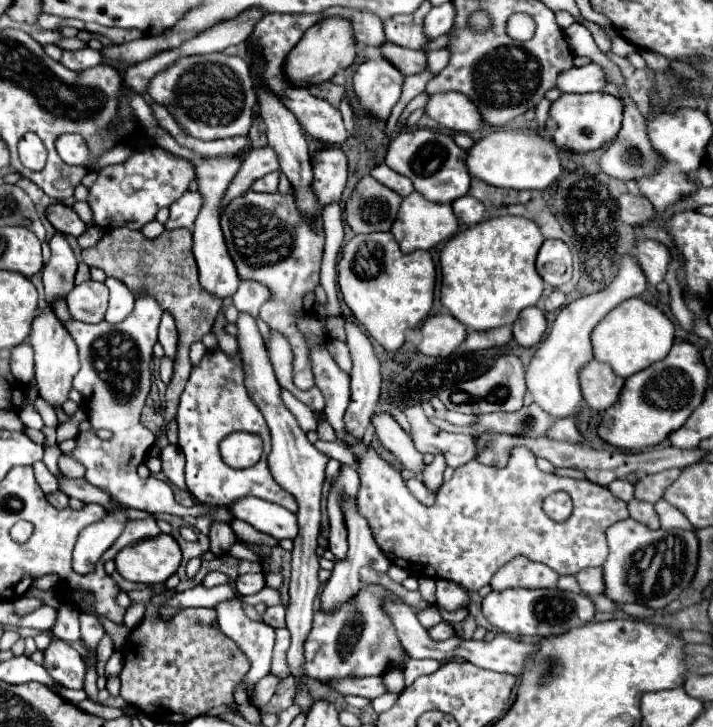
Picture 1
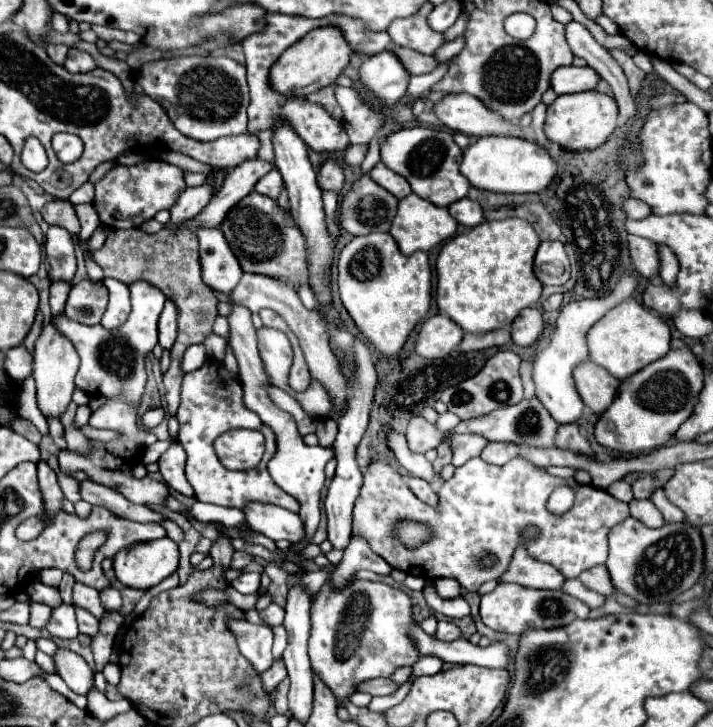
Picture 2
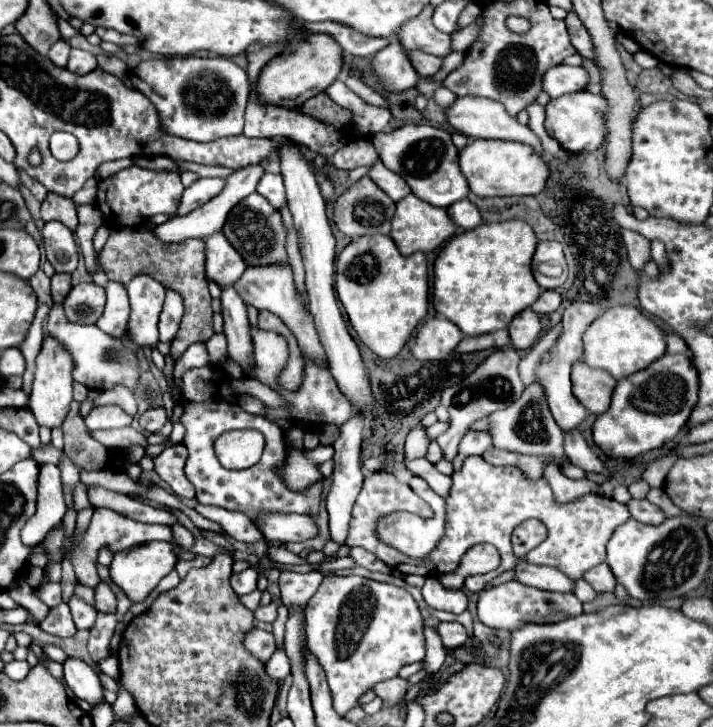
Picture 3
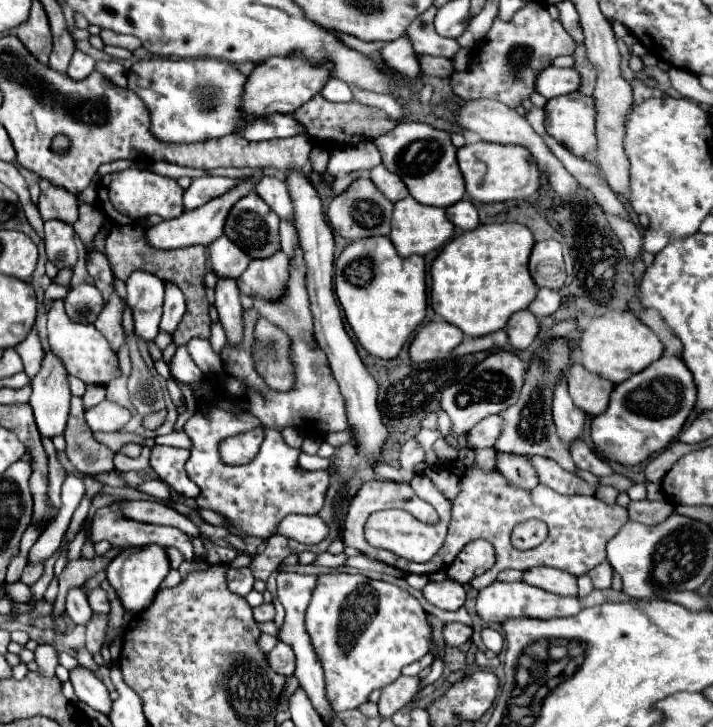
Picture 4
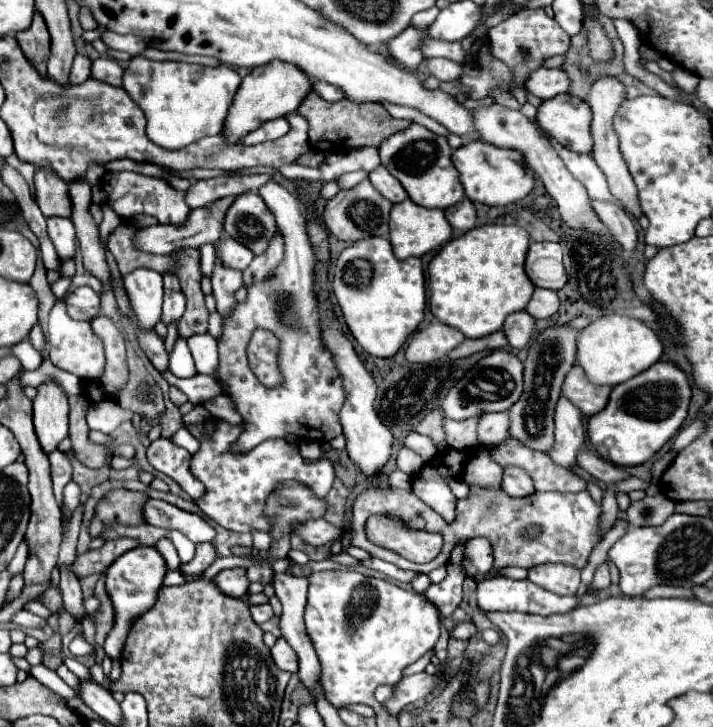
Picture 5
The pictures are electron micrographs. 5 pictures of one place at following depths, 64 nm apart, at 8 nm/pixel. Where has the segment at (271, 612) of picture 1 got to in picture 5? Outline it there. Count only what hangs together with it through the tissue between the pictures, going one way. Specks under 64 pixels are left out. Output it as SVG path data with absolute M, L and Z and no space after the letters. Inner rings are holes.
M262 604L262 606L250 606L250 612L252 612L252 620L256 624L262 624L266 620L270 620L274 616L274 610L270 604Z

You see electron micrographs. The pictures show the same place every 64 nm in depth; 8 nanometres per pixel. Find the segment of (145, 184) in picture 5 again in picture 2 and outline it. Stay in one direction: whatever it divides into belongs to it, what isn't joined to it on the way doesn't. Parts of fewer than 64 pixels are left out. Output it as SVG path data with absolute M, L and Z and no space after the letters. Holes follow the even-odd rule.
M144 160L136 166L116 166L94 184L92 206L98 212L102 226L106 228L140 228L152 220L156 212L170 210L178 196L186 190L184 170L164 160Z

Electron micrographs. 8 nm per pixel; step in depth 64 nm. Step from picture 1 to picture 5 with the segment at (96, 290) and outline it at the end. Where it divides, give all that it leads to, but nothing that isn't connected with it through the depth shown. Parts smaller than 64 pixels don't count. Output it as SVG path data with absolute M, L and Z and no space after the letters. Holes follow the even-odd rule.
M80 286L72 290L64 298L64 302L66 302L68 316L74 320L94 320L100 310L100 296L88 286Z

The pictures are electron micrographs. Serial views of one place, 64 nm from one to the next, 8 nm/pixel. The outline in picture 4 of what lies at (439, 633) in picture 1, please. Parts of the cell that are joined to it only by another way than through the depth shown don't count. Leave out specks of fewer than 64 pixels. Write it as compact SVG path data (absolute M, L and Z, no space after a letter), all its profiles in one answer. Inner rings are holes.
M458 622L444 624L442 632L446 646L462 646L472 636L472 628L466 624L458 624Z

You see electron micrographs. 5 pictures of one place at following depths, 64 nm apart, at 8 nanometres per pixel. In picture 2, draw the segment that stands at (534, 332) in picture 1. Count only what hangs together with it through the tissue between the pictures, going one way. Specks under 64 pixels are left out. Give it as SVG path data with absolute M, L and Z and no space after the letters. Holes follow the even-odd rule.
M524 308L512 324L512 340L516 346L532 346L544 330L542 312L538 308Z

